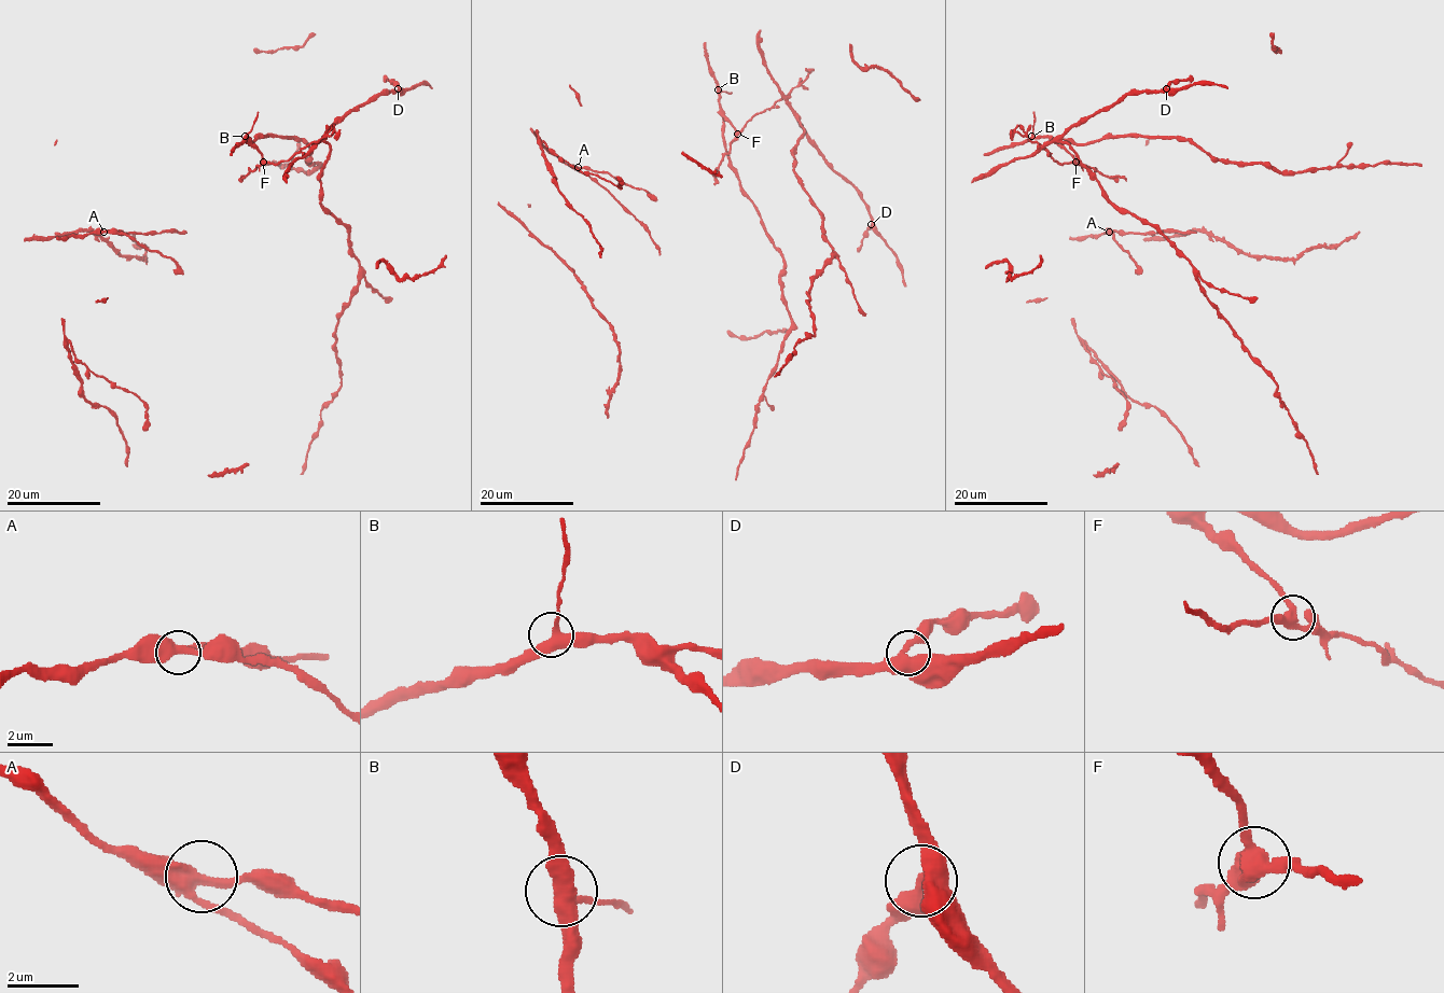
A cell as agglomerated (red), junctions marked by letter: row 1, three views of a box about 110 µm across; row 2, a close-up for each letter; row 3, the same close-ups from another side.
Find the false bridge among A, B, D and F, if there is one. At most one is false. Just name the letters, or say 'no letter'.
F

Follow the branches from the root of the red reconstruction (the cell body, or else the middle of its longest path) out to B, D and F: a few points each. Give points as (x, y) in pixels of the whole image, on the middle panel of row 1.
B: (717, 171), (735, 136), (734, 127), (719, 107), (718, 89)
D: (717, 171), (744, 125), (788, 95), (788, 106), (807, 138), (857, 191), (871, 224)
F: (717, 171), (737, 135)

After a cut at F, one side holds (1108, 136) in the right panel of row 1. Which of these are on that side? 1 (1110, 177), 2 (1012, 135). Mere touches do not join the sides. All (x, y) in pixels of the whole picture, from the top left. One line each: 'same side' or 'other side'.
1: other side
2: other side

